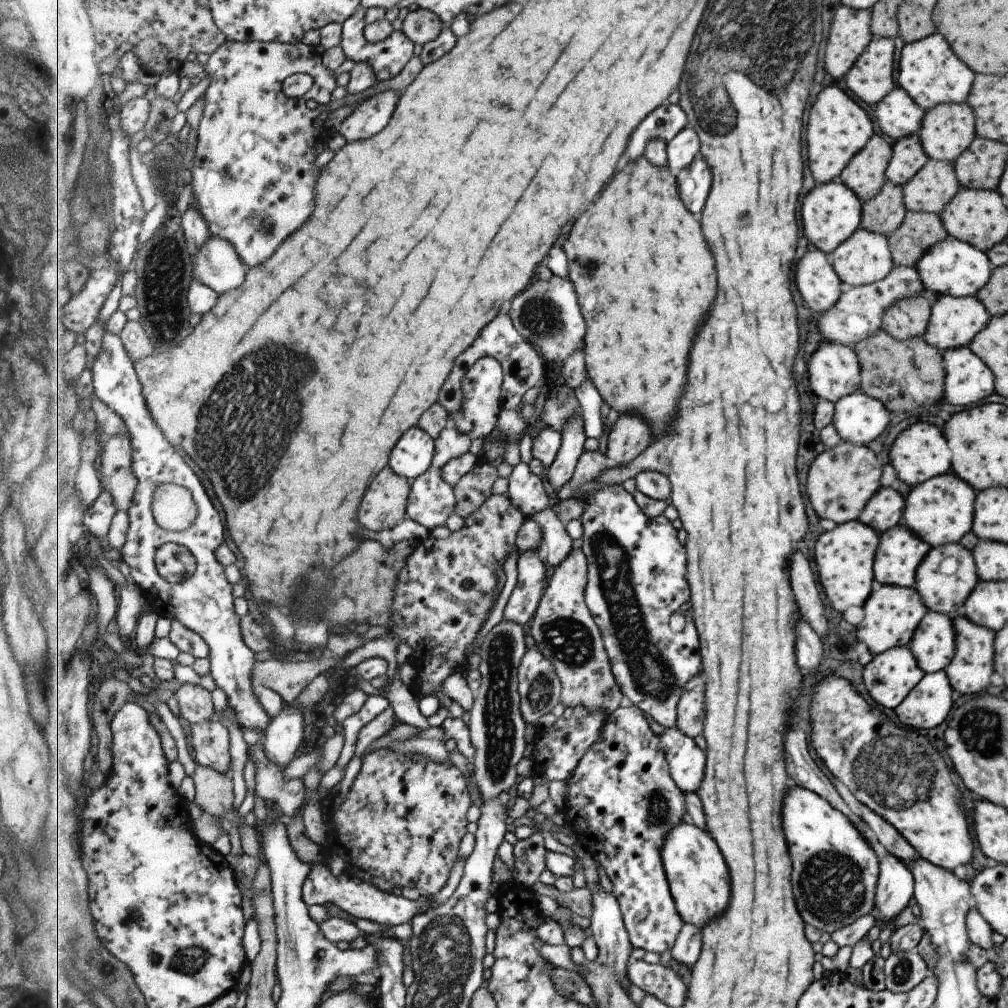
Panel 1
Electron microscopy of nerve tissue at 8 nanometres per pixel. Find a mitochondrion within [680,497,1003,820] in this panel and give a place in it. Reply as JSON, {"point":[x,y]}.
{"point":[895,772]}

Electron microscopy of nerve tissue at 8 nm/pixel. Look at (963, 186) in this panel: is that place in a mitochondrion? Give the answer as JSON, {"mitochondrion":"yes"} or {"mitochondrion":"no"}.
{"mitochondrion":"no"}

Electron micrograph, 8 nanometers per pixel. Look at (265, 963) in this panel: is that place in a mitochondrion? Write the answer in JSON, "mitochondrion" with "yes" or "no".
{"mitochondrion":"no"}

